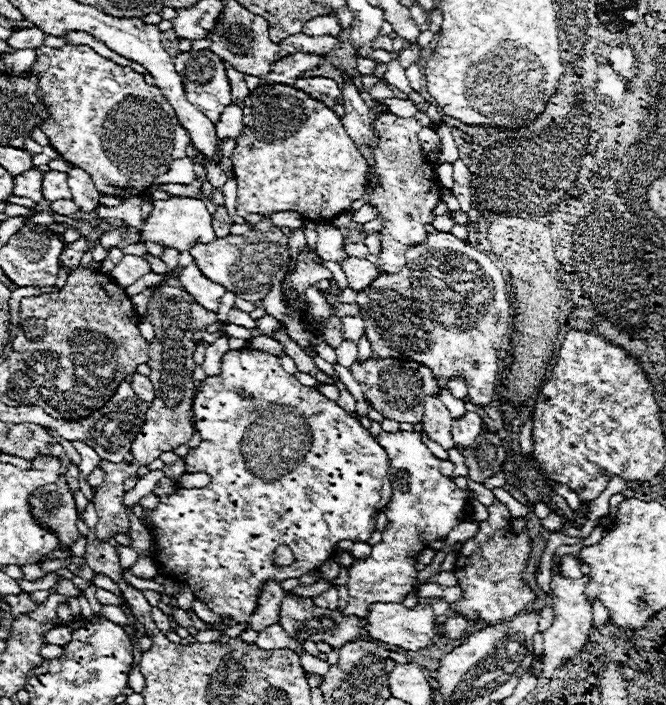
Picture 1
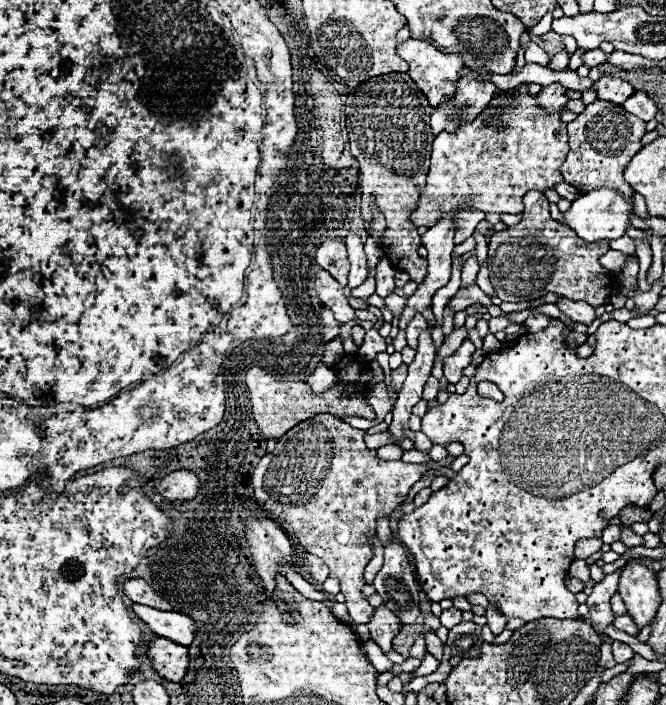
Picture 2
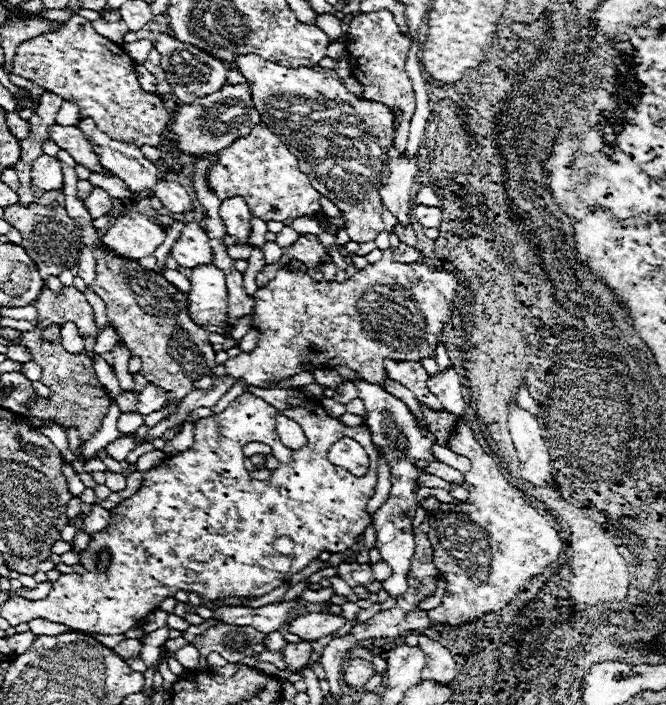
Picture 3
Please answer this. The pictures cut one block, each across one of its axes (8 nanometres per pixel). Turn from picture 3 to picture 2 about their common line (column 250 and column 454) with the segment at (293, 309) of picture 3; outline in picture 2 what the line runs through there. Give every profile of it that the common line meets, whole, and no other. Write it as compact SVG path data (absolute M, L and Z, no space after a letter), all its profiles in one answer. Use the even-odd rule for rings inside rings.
M462 342L462 346L448 358L444 358L444 378L448 380L448 384L458 384L458 380L462 378L464 368L470 364L472 354L474 354L474 344L472 342Z

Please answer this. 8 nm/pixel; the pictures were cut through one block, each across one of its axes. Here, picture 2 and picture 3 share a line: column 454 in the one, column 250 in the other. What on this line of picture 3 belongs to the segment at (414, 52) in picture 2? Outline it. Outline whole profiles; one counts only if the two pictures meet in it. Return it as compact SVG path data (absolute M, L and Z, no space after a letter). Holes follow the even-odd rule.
M256 54L238 56L234 68L246 76L254 106L260 112L266 128L274 132L290 148L290 152L294 152L294 156L298 156L300 170L310 178L312 186L318 188L320 194L324 194L344 212L344 218L346 218L344 228L350 240L358 244L374 242L376 236L382 230L386 230L380 218L384 208L380 198L380 188L386 184L388 172L390 172L388 168L390 164L386 156L386 148L392 144L392 138L394 138L390 110L384 104L378 104L372 100L358 100L354 94L350 94L344 88L342 82L338 82L336 78L326 78L314 68L288 68L288 66L280 66L276 62L264 60Z

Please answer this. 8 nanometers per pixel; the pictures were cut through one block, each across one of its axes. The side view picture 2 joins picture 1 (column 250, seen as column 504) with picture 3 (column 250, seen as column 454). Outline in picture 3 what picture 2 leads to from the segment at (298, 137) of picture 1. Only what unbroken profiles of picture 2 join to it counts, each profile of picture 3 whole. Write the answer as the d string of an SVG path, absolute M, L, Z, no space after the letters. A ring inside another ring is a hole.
M256 124L252 134L234 140L230 148L220 152L218 164L210 170L208 184L220 200L242 196L248 202L252 215L265 222L316 216L322 210L320 192L316 192L310 180L300 172L298 158L280 142L278 136L266 130L264 124Z

